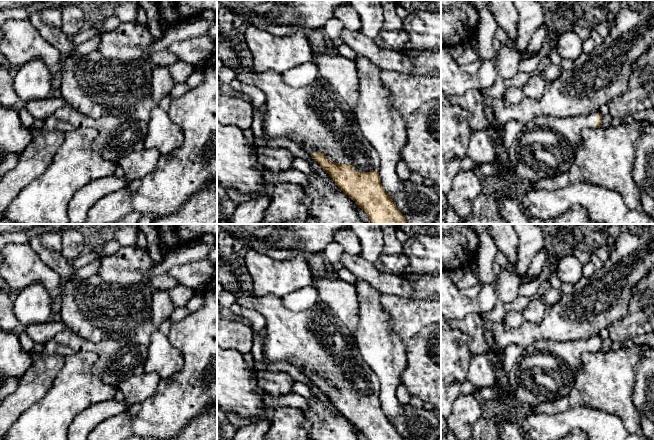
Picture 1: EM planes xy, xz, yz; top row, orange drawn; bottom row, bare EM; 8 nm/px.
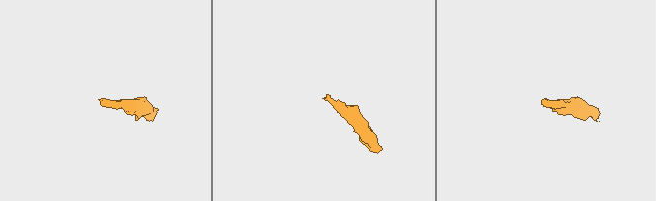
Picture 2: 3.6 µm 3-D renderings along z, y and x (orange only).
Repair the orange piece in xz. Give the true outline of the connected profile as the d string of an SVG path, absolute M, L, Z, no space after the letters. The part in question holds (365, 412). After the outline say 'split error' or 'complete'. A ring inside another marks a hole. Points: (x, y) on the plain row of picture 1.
M217 258L217 283L221 284L224 290L232 292L236 297L235 302L237 302L242 308L255 310L260 314L262 314L266 319L265 329L266 329L267 337L266 337L266 341L264 343L263 349L264 349L264 354L268 360L274 361L274 362L286 362L296 367L300 372L306 375L308 379L314 382L316 386L318 386L322 390L322 392L329 398L329 400L332 402L335 408L353 425L355 425L358 429L358 432L363 433L368 440L403 440L403 438L396 431L396 428L394 427L394 425L391 423L391 420L382 411L381 403L379 400L379 380L377 376L363 360L362 356L359 353L359 348L355 341L354 336L351 335L350 330L342 323L342 321L336 318L332 319L332 339L330 340L321 331L321 329L323 328L323 322L321 321L320 314L318 311L316 311L315 309L306 309L299 312L294 312L288 309L284 305L282 298L278 296L274 296L274 295L267 295L265 297L254 296L252 292L247 292L242 288L242 285L238 279L238 274L235 273L235 271L232 269L229 262L219 260L218 258Z; split error

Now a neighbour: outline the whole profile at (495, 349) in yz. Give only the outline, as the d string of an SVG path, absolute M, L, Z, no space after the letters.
M489 331L486 333L486 340L491 346L491 351L489 352L489 354L497 354L498 356L501 356L503 352L497 346L494 338L492 337L492 335L491 335L491 333Z

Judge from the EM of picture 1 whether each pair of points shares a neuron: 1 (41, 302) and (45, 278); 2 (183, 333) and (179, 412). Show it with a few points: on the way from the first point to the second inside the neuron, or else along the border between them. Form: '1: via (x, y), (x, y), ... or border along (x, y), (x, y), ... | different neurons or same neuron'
1: border along (21, 289), (32, 283), (40, 283), (52, 298) | different neurons
2: via (191, 353), (191, 378), (187, 382), (187, 392) | same neuron

